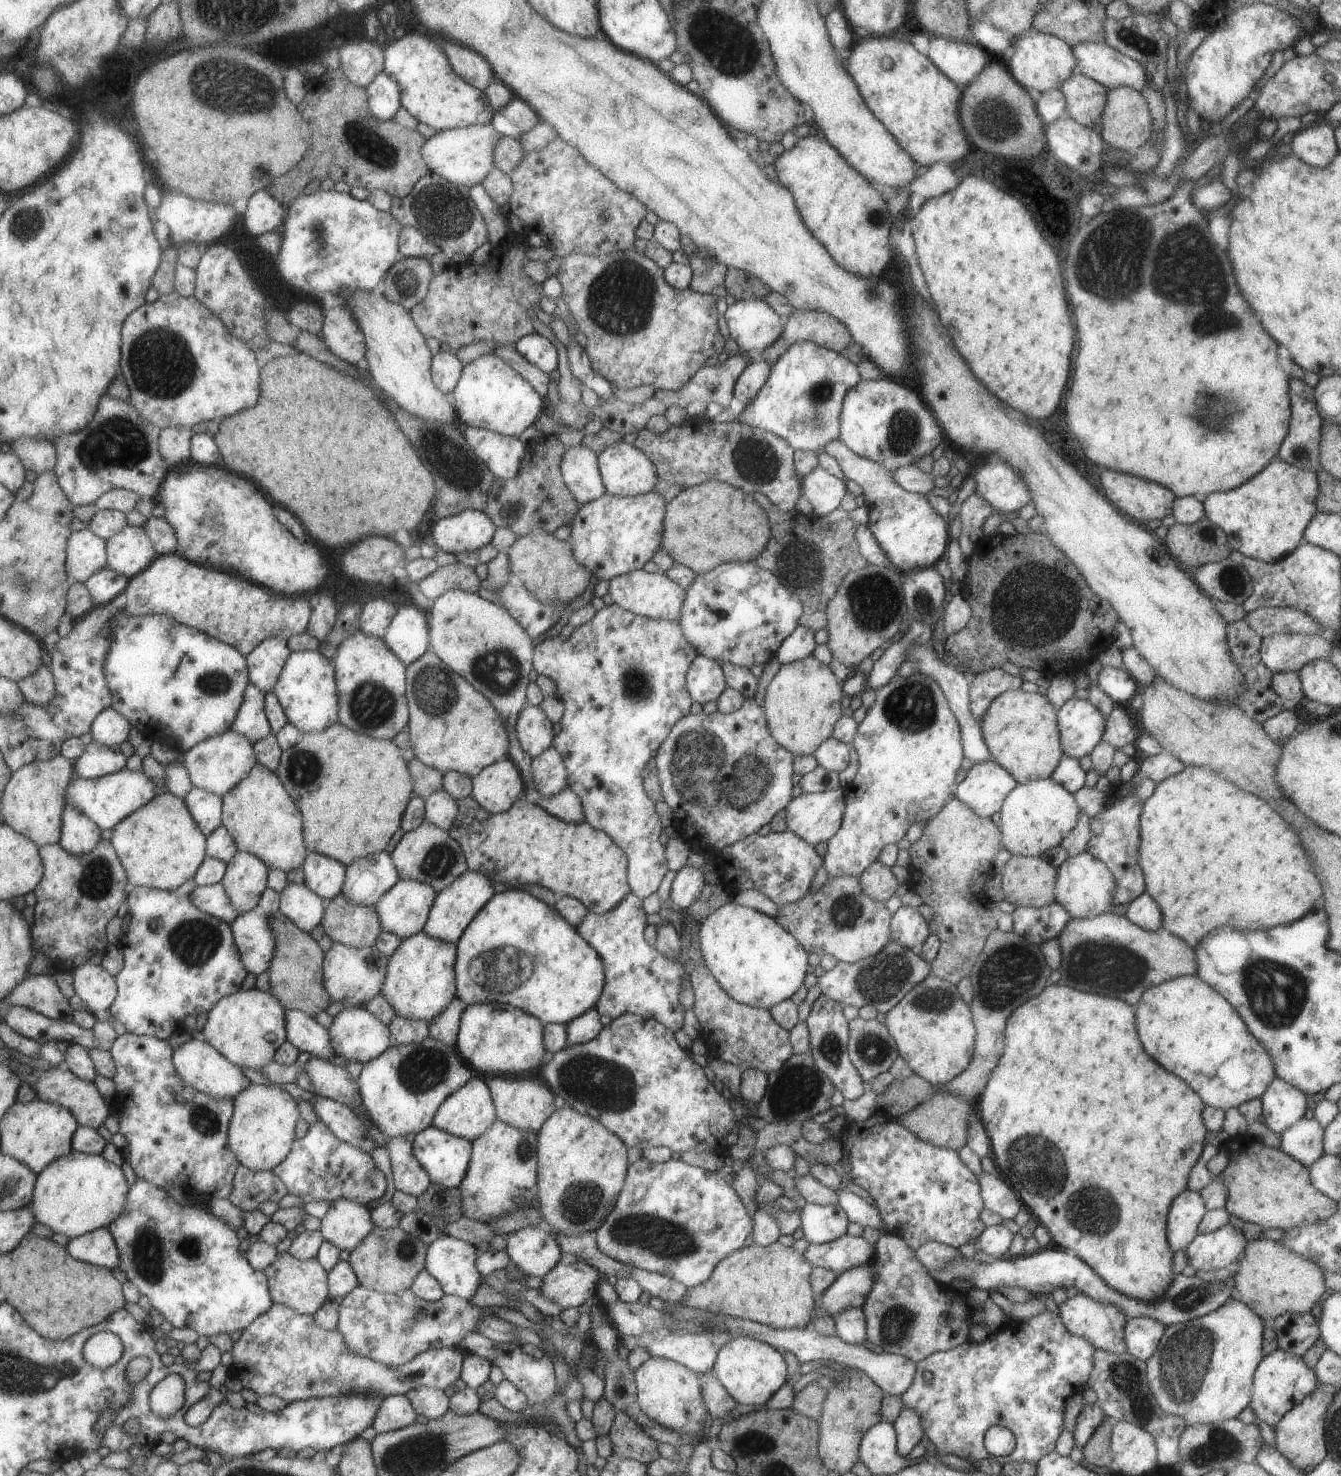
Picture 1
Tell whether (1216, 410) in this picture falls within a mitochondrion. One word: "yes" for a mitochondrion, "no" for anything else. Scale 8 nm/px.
yes

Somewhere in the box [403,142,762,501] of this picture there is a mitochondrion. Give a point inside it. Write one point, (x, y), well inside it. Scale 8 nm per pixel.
(621, 299)

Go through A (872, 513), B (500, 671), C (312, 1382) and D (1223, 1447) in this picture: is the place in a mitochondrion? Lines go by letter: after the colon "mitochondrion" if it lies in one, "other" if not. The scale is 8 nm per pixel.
A: other
B: mitochondrion
C: mitochondrion
D: mitochondrion

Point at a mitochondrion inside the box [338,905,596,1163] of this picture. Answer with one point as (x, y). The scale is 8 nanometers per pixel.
(493, 969)

